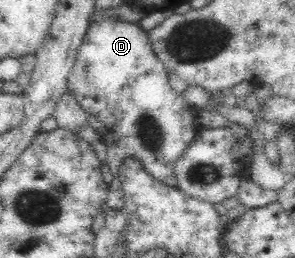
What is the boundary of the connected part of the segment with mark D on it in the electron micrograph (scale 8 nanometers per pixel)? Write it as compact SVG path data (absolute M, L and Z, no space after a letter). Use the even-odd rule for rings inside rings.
M104 18L100 22L89 22L87 31L83 43L79 46L75 63L72 68L72 72L68 75L67 90L74 96L75 102L79 104L86 114L99 118L103 124L103 130L101 133L101 140L106 145L106 151L108 154L107 166L110 168L110 173L114 177L114 181L109 186L109 193L104 207L111 210L121 211L123 208L123 191L121 188L120 168L125 161L132 159L134 161L140 161L142 163L142 169L152 176L152 179L164 183L167 178L174 177L175 165L177 161L184 155L184 152L190 147L190 144L196 138L196 134L200 128L200 124L197 122L198 109L192 105L187 105L183 96L176 90L170 87L168 83L169 71L165 69L165 66L157 59L154 54L150 39L147 37L146 31L138 26L138 23L134 22L122 22L121 20L110 20Z

